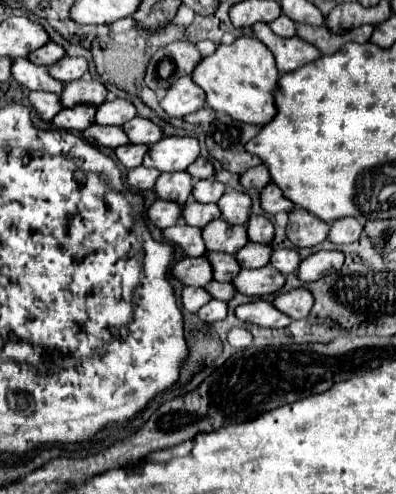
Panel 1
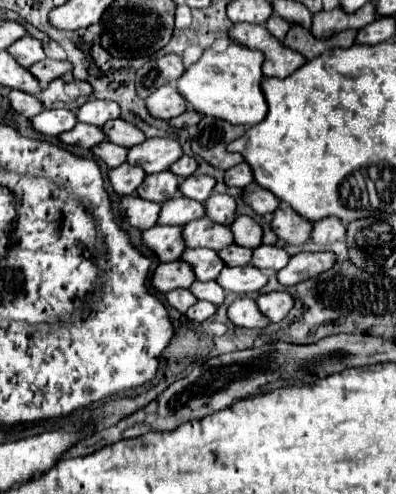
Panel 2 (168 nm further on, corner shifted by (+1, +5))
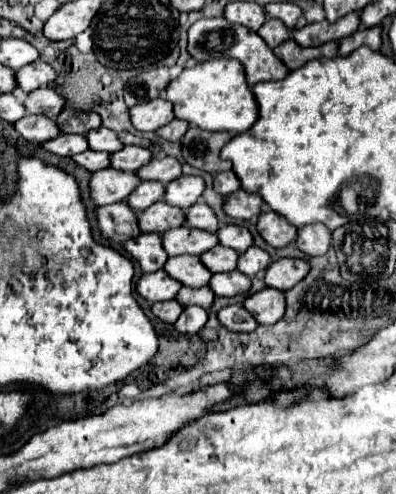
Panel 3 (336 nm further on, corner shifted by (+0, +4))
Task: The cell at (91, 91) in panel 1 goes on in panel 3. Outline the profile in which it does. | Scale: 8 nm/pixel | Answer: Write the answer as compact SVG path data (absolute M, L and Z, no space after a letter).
M37 88L25 100L29 114L47 114L49 118L57 118L65 104L67 100L53 88Z

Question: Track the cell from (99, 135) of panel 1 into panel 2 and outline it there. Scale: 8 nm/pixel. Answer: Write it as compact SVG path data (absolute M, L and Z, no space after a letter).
M76 123L74 129L62 133L58 137L64 145L78 145L78 147L94 147L98 145L100 141L104 141L104 133L100 127L94 127L94 125L86 125L86 123Z

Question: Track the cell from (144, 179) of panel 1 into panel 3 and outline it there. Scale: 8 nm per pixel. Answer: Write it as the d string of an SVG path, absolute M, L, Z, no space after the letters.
M115 168L99 170L91 176L91 198L97 206L115 204L121 200L127 200L127 196L139 186L141 178L133 172L123 172Z

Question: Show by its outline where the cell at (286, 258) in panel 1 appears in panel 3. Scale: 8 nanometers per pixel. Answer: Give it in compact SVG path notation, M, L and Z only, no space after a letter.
M251 246L247 252L243 252L241 256L239 256L239 264L237 264L237 268L243 272L243 274L247 274L247 276L257 276L257 274L263 274L267 268L269 268L269 264L273 262L273 258L271 258L271 254L269 252L265 252L263 248L259 248L259 246Z

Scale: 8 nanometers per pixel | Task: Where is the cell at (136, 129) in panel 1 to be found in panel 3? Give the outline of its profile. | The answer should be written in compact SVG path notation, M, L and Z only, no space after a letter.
M105 126L89 130L87 140L91 142L91 150L101 150L101 152L117 152L117 150L121 150L125 146L119 140L119 136L113 130L105 128Z

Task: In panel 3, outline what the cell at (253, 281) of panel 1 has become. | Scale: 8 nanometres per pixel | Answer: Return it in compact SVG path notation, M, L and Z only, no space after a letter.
M233 270L225 274L213 274L209 286L217 296L237 296L251 290L251 278L239 270Z

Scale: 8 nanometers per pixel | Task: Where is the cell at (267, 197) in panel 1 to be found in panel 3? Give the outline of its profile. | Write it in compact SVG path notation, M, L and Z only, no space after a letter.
M237 190L227 198L225 212L233 218L251 220L263 212L263 206L265 206L265 202L263 202L263 198L259 198L259 194L251 194L247 190Z

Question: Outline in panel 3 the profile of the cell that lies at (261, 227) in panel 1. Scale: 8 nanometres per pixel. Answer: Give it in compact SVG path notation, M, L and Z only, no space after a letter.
M227 224L223 228L219 228L217 232L219 236L219 244L233 248L237 252L245 252L249 246L253 246L253 236L245 226L237 226L237 224Z

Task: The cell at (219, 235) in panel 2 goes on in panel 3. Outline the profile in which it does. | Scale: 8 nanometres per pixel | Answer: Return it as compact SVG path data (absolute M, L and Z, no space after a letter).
M179 226L173 230L167 230L163 234L163 248L167 250L169 256L179 256L179 254L197 254L201 256L203 252L215 248L219 244L219 238L207 230L199 228L189 228L189 226Z

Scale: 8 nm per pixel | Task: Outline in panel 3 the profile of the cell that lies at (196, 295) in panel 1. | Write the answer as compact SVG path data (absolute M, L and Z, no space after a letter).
M165 300L165 302L155 302L151 310L159 320L173 324L179 318L179 314L183 312L183 306L177 300Z

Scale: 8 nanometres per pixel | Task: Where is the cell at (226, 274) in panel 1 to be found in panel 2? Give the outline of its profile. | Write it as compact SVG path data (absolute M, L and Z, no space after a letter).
M184 249L180 261L186 261L198 281L212 281L222 271L224 263L218 259L218 253L212 249Z

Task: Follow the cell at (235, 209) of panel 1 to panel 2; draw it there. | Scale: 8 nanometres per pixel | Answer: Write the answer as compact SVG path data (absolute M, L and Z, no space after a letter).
M212 193L204 201L204 209L206 209L206 217L220 225L230 225L236 217L236 201L230 195Z

